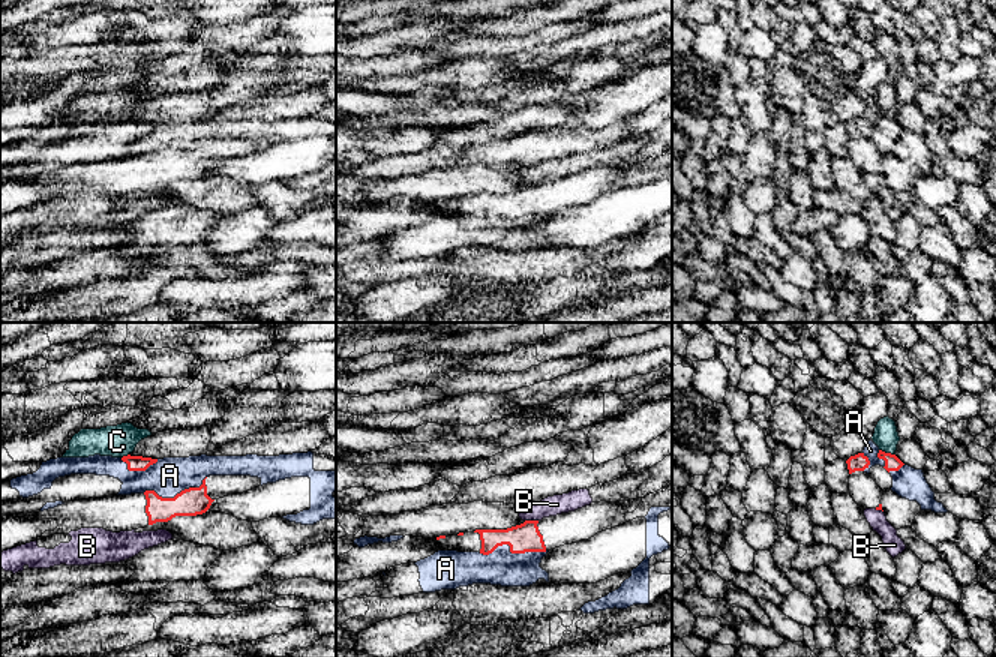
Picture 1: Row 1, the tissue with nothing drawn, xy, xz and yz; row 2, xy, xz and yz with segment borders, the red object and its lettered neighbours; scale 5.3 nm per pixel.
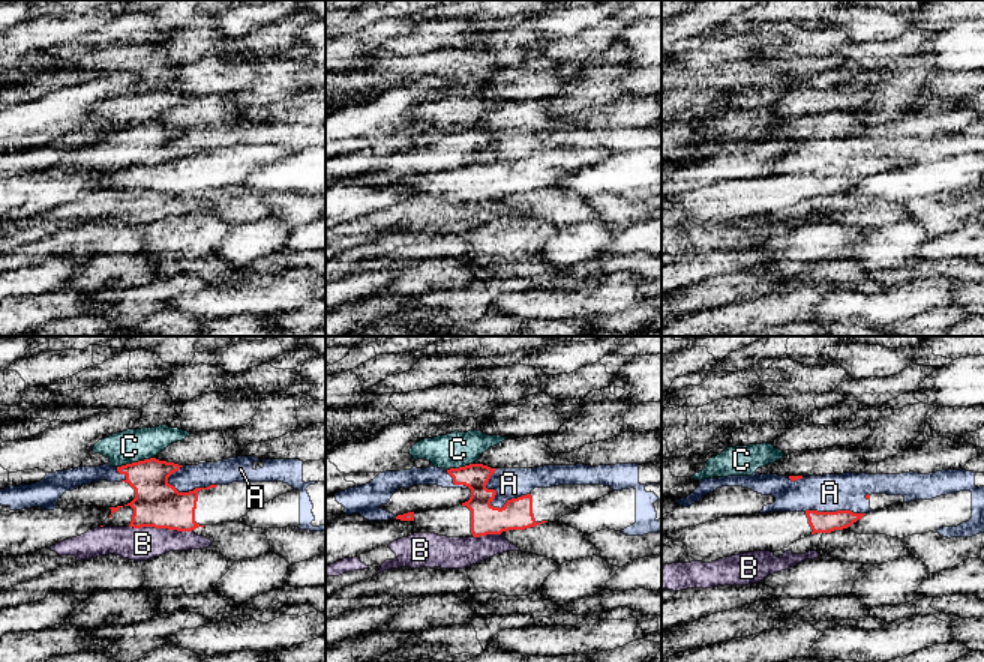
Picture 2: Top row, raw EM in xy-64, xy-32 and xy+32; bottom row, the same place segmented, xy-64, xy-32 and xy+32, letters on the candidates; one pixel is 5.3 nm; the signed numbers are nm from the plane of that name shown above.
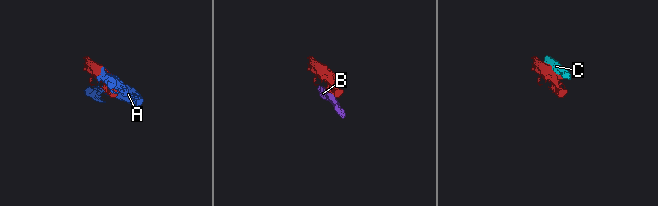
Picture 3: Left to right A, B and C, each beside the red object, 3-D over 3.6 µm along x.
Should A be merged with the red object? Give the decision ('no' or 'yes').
no

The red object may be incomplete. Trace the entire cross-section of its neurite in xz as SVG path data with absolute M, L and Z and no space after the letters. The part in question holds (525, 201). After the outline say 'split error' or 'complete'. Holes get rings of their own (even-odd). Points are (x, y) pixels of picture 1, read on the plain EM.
M642 162L620 166L591 166L574 176L543 182L542 184L525 184L520 189L507 194L476 194L472 196L459 196L458 200L436 201L440 214L480 216L492 218L498 210L508 208L512 218L546 216L564 208L579 207L594 201L597 196L626 188L626 177L633 177Z; split error

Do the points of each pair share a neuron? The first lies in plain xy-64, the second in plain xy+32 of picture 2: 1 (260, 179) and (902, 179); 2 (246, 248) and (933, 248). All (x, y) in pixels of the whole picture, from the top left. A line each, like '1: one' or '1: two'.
1: one
2: two

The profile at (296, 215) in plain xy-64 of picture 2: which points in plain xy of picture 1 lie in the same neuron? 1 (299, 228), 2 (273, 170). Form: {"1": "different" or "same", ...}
{"1": "different", "2": "different"}

